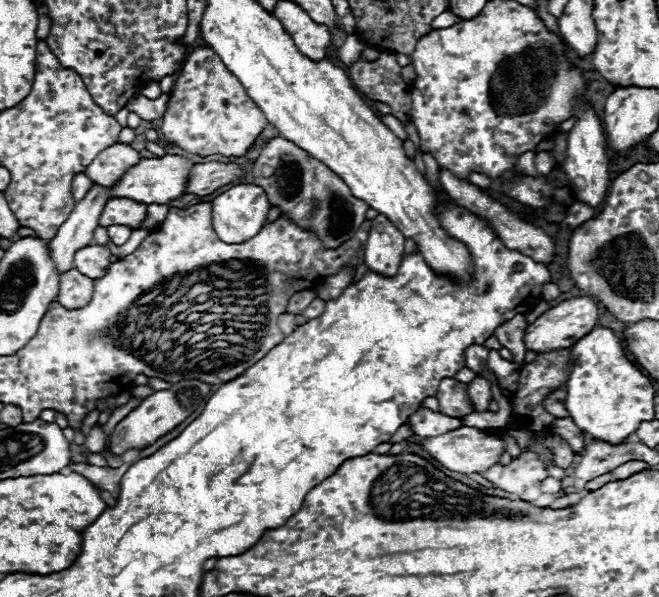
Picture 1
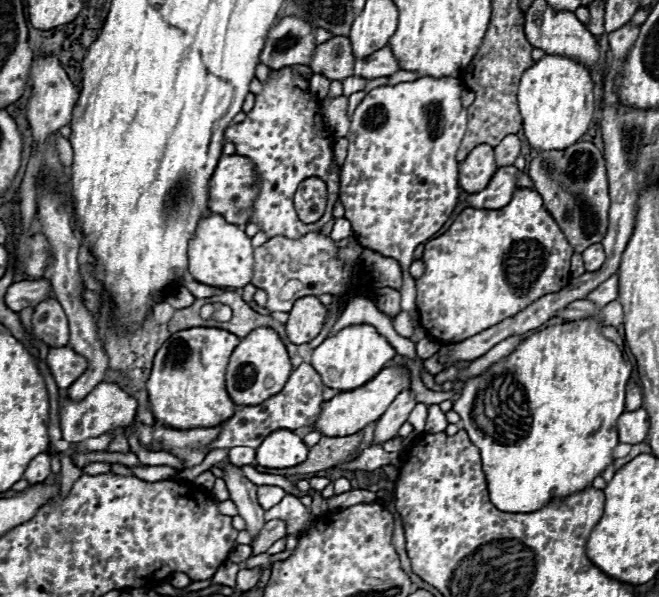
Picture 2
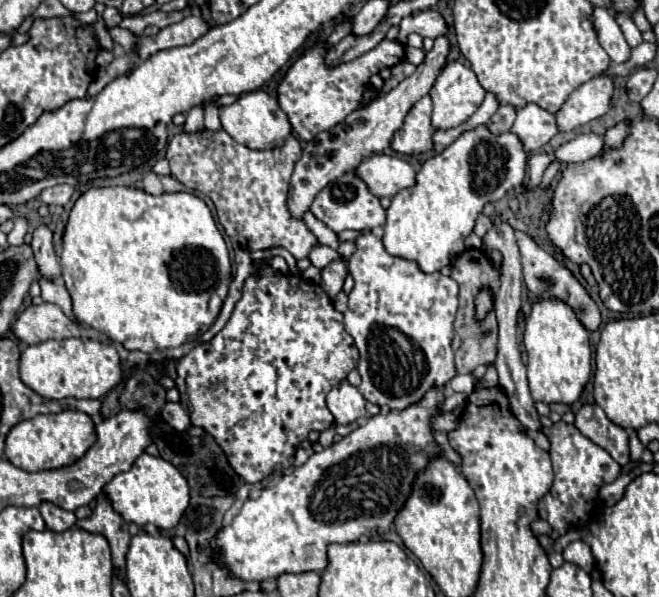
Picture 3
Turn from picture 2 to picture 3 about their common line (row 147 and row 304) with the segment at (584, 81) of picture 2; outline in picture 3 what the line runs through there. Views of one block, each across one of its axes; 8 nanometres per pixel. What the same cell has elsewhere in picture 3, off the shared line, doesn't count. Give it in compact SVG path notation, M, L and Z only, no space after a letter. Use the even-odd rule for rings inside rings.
M560 298L538 300L532 304L530 316L524 326L524 346L528 354L528 382L532 398L544 404L562 402L574 404L592 372L592 350L590 350L590 332L576 318L572 306Z

